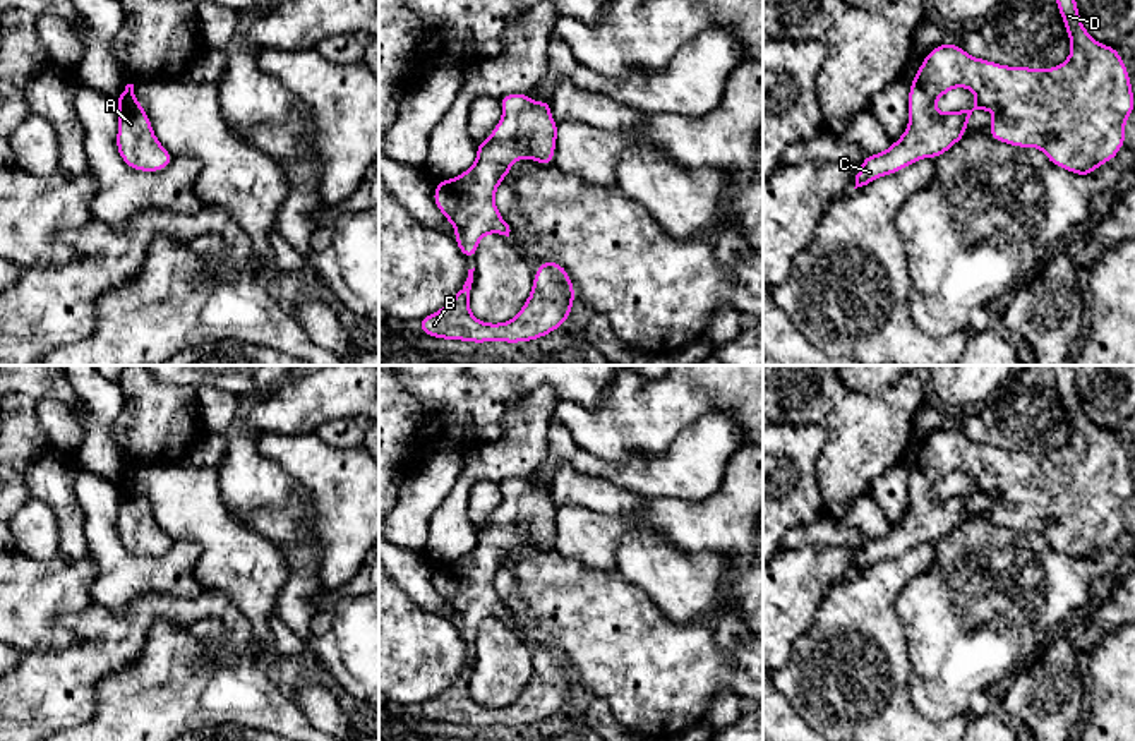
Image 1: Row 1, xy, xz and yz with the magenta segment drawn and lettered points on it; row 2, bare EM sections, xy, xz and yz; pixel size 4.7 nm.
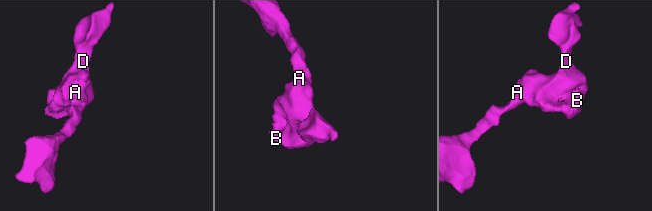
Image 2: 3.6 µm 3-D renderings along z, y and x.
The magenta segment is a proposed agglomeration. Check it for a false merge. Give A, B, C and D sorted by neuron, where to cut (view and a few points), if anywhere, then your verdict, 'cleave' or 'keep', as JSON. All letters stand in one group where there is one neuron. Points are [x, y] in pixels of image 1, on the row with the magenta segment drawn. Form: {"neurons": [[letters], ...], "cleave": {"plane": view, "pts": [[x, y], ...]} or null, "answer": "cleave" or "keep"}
{"neurons": [["A", "B", "C", "D"]], "cleave": null, "answer": "keep"}

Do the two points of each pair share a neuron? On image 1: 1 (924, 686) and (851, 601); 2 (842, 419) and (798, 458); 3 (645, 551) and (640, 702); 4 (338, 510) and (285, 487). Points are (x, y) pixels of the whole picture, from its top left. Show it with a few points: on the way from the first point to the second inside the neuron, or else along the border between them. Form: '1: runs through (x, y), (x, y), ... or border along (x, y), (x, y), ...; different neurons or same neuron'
1: border along (902, 632), (909, 666), (909, 700), (919, 710); different neurons
2: border along (787, 422), (818, 424), (825, 431), (816, 474); different neurons
3: border along (618, 570), (638, 585), (669, 620); different neurons
4: border along (278, 463), (302, 486), (312, 506), (314, 534); different neurons

